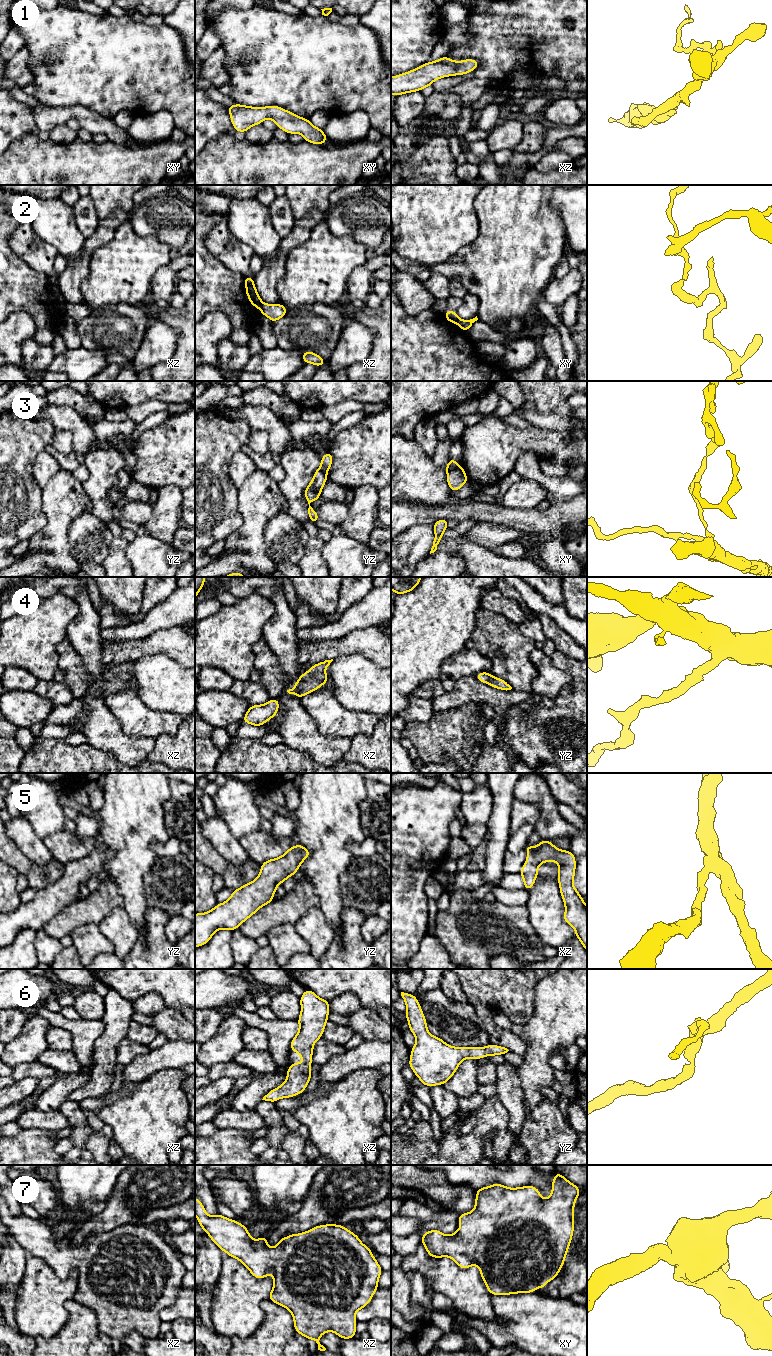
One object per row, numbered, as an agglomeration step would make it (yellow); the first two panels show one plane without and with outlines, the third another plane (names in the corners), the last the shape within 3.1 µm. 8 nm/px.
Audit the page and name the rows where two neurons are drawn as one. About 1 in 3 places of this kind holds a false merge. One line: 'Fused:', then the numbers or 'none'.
Fused: 2, 3

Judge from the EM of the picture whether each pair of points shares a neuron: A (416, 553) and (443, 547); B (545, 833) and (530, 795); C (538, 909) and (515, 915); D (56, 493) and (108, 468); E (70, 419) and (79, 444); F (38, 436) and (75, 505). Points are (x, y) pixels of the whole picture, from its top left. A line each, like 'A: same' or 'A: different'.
A: different
B: same
C: different
D: different
E: same
F: different

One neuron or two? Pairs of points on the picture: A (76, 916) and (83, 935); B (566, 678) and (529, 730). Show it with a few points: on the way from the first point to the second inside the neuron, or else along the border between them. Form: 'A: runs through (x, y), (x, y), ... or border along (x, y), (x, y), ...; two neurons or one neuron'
A: border along (97, 924), (81, 924), (69, 934); two neurons
B: border along (571, 680), (562, 688), (555, 699); two neurons

